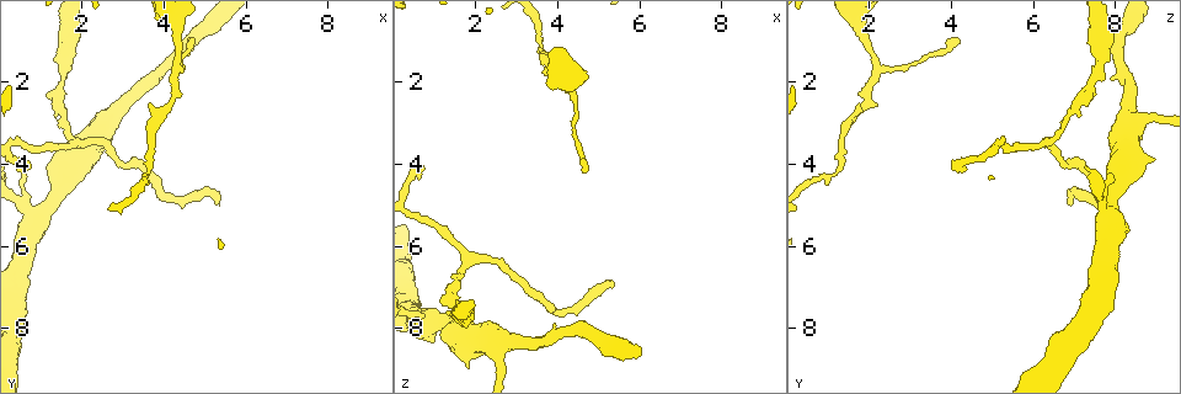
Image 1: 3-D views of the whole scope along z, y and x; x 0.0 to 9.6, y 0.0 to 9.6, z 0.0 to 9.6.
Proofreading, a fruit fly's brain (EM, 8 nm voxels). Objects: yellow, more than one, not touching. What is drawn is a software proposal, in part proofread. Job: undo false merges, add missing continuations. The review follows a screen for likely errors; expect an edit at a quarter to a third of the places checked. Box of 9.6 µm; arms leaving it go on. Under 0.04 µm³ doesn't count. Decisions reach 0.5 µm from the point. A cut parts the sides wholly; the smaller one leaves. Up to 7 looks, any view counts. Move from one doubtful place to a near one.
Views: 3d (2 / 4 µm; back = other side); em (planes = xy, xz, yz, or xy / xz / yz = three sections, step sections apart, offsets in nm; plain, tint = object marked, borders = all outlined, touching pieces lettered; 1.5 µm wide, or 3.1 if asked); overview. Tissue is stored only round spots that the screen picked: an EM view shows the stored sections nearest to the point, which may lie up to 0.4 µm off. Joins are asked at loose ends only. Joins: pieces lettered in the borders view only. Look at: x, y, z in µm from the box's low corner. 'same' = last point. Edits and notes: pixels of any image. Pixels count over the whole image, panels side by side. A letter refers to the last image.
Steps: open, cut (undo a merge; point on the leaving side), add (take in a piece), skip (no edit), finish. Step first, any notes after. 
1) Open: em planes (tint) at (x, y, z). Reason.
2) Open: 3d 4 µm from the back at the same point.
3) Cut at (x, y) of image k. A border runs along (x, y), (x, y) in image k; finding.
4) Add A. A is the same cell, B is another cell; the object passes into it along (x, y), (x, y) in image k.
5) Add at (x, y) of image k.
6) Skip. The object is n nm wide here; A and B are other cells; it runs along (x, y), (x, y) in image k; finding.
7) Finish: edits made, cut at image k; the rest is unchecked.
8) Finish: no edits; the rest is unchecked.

Open: em xz step 4 (borders) at (4.60, 0.90, 4.10). An open end.

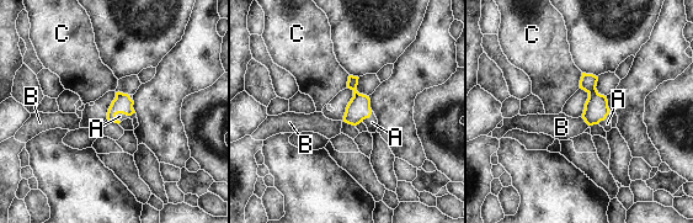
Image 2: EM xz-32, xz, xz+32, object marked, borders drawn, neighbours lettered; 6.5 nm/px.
Open: em planes (borders) at the same point.

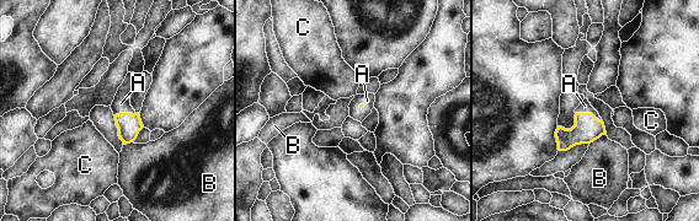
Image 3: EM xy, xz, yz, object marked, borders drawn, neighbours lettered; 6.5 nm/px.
Add A. A is the same cell, B and C are other cells; the object passes into it along (587, 128), (588, 113), (585, 106) in image 3; it goes on there.

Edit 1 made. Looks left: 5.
Open: 3d 2 µm at (5.35, 5.00, 6.90). Free end.

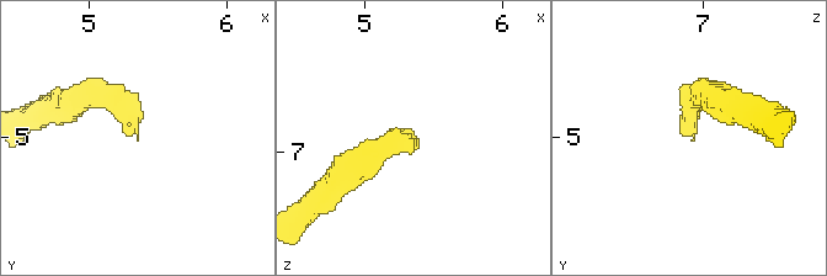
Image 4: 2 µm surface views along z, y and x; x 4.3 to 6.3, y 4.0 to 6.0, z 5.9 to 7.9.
Open: em xy step 4 (tint) at (5.34, 4.96, 6.92). Shape alone is not enough.

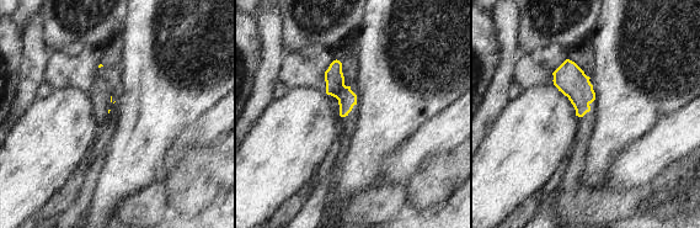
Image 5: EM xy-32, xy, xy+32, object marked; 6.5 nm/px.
Open: em xy step 4 (borders) at the same point. See the neighbours.

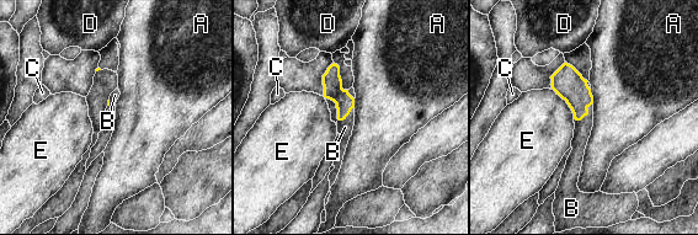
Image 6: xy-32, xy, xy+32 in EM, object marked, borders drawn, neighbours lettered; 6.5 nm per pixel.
Add B. B is the same cell, A, C, D and E are other cells; the object passes into it along (568, 83), (586, 115), (582, 129) in image 6; it goes on there.

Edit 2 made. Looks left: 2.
Open: em xy step 8 (tint) at (1.55, 1.45, 7.60). Thick turns thin.

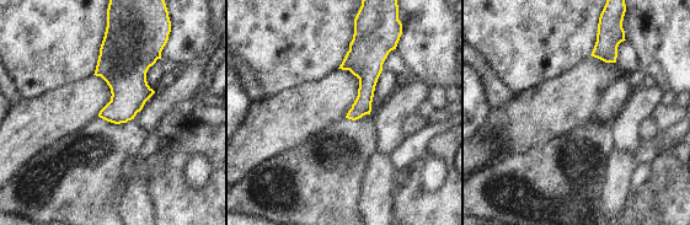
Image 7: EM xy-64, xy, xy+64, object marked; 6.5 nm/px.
Open: em planes (borders) at the same point.

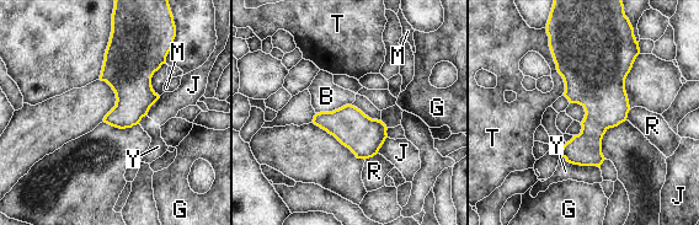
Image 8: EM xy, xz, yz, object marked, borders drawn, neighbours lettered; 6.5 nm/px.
Skip. B, G, J, M, R, T and Y are other cells; a border runs along (351, 103), (316, 113) in image 8; one neuron here.

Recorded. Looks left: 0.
Finish: edits made, add at image 3, add at image 6; the rest is unchecked.

